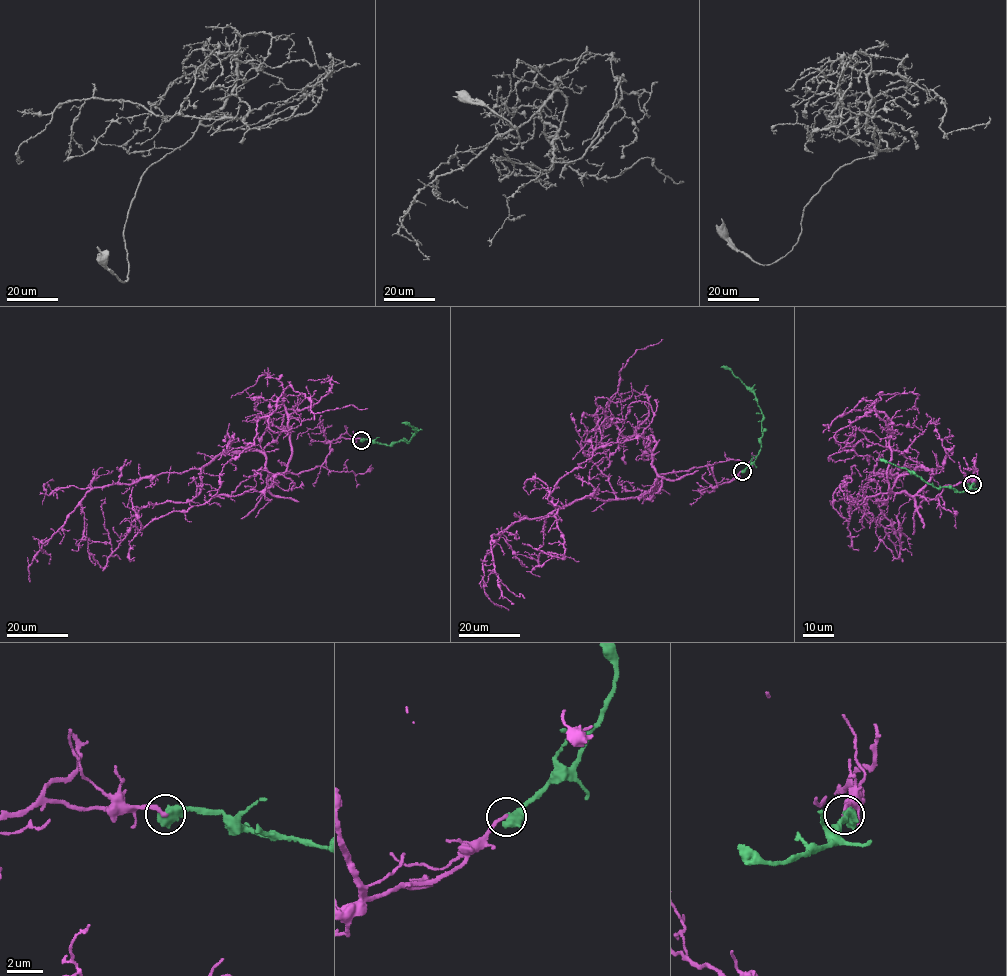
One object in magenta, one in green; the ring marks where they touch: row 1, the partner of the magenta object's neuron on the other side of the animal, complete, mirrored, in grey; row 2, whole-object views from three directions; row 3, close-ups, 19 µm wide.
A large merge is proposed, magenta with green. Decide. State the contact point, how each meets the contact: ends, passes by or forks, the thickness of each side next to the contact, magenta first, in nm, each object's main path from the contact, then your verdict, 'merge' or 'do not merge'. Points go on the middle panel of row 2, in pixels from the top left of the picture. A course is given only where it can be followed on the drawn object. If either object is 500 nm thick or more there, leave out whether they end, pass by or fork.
place (742, 471); calibres 220 and 700 nm; course magenta (742, 470), (718, 485), (709, 465), (661, 474), (640, 496), (514, 521), (490, 543), (514, 604); course green (742, 470), (755, 460), (760, 448), (763, 415), (755, 393), (730, 370), (720, 367); do not merge

